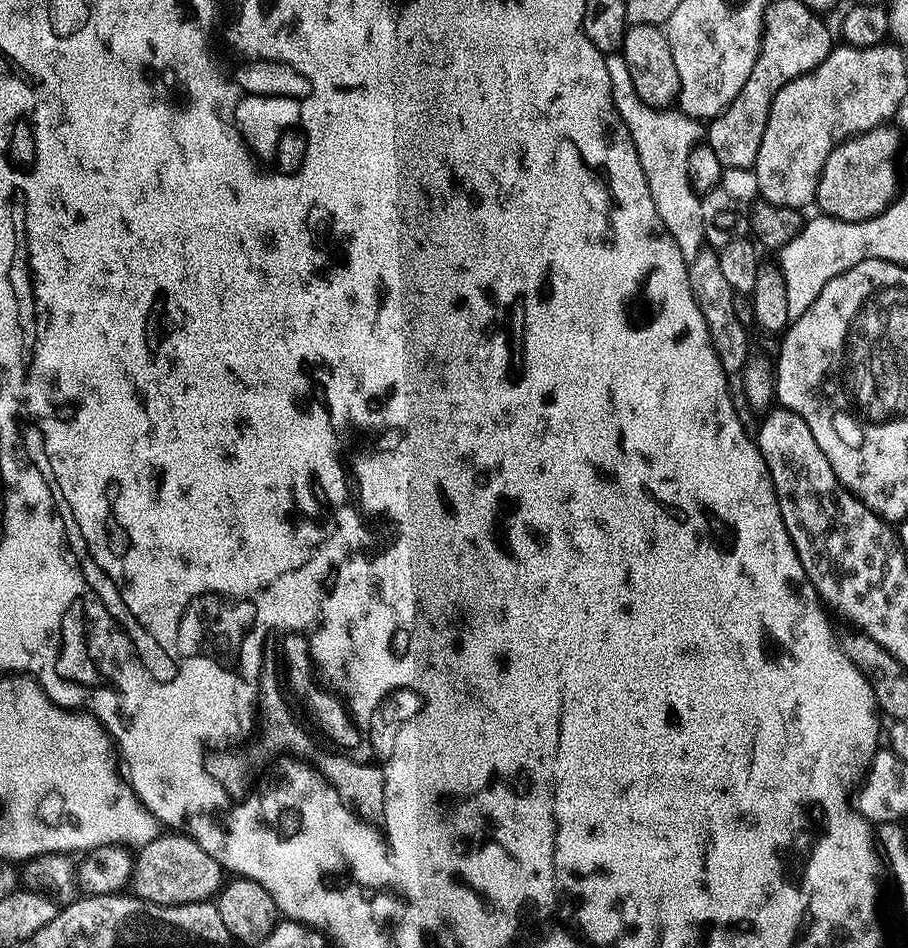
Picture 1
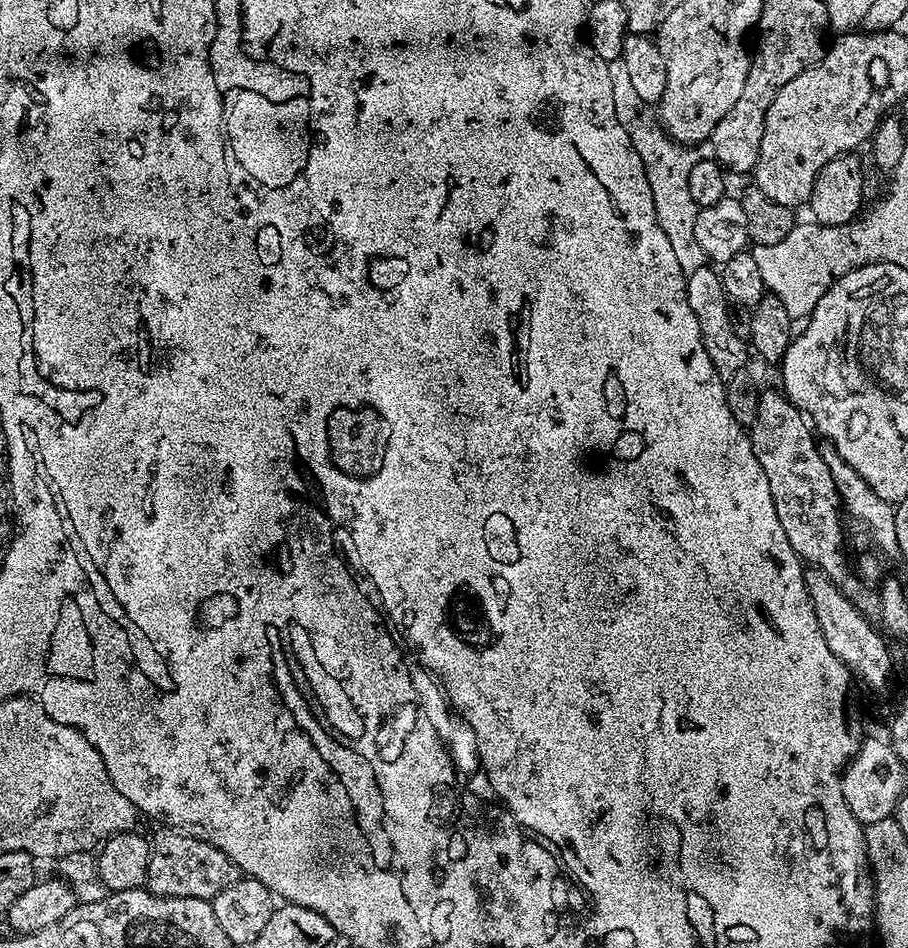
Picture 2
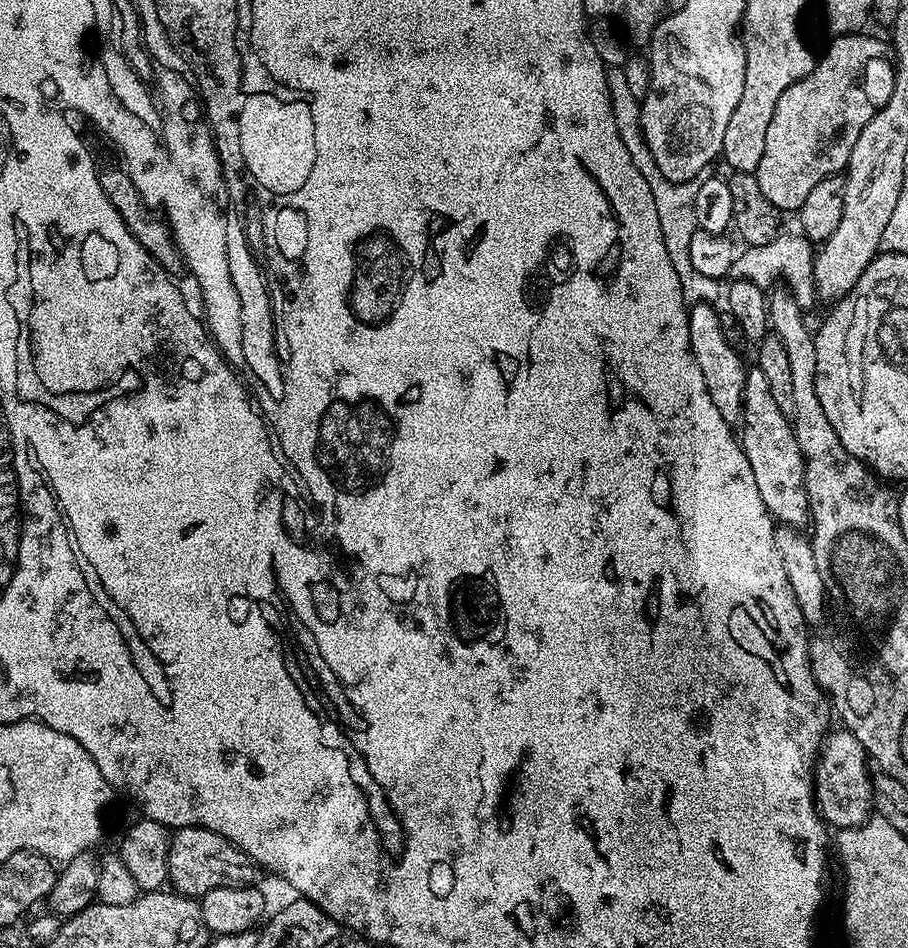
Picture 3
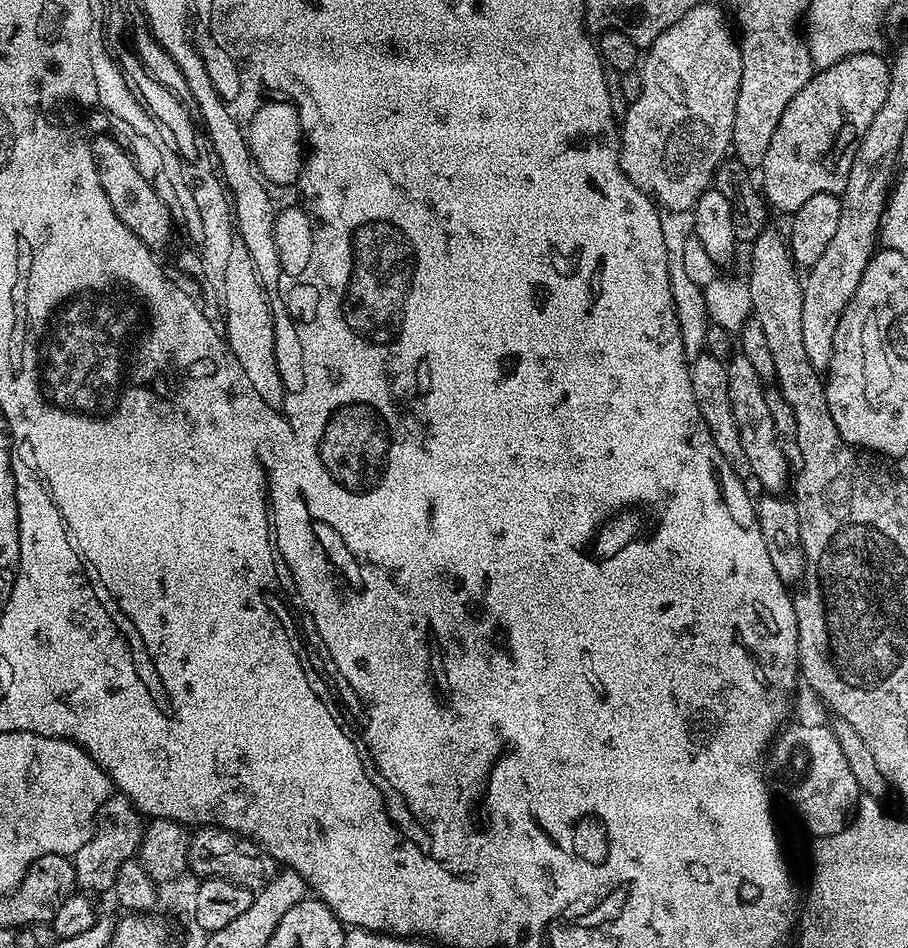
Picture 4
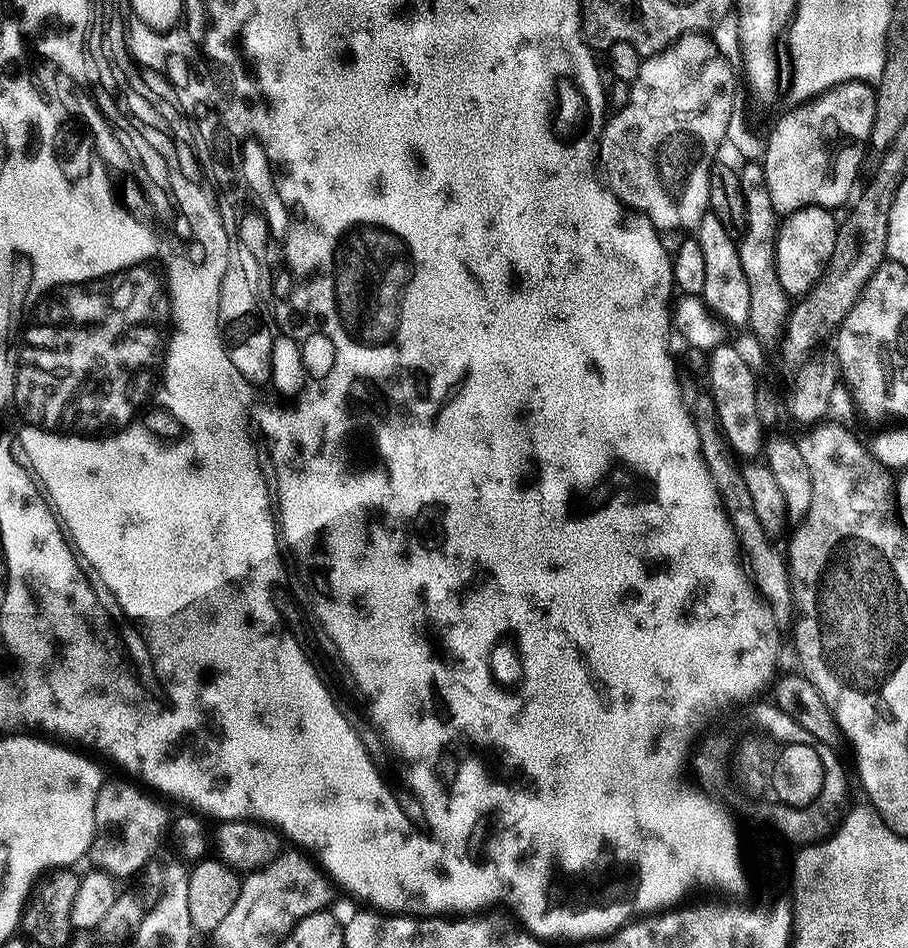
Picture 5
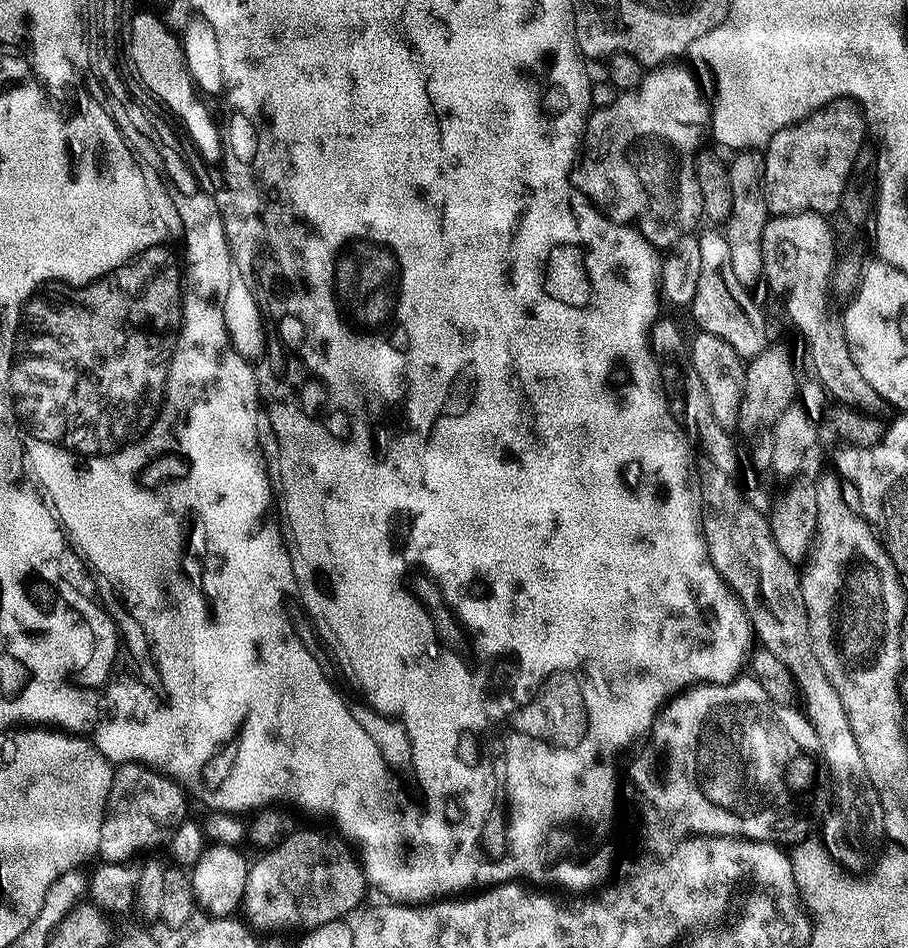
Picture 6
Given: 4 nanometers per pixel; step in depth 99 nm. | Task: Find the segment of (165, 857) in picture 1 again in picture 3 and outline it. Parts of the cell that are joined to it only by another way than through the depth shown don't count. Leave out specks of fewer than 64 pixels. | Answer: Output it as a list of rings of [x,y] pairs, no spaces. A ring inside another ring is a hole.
[[[178,828],[171,833],[167,883],[179,895],[199,898],[222,886],[251,888],[257,883],[256,872],[258,865],[241,848],[222,838],[222,834],[214,834],[214,830]]]

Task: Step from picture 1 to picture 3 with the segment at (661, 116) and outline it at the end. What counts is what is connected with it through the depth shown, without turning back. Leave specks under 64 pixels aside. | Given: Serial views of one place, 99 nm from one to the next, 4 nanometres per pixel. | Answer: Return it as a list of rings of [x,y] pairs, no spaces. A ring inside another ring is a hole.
[[[623,70],[608,72],[608,89],[614,110],[614,126],[618,126],[618,134],[622,138],[626,150],[630,150],[630,158],[634,162],[634,166],[638,166],[642,178],[646,178],[646,186],[650,186],[650,194],[654,194],[654,206],[658,209],[658,226],[662,226],[662,242],[666,242],[666,254],[670,254],[670,262],[674,262],[678,282],[682,282],[682,294],[685,301],[711,301],[713,299],[711,296],[718,288],[717,281],[698,274],[698,270],[694,270],[694,266],[690,263],[690,238],[694,238],[694,234],[698,230],[694,218],[696,184],[692,182],[675,184],[672,180],[664,177],[662,170],[658,170],[642,134],[640,100],[634,94],[630,94],[630,86],[626,83],[626,74]]]

